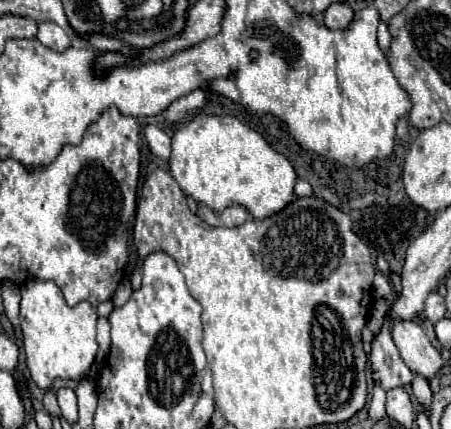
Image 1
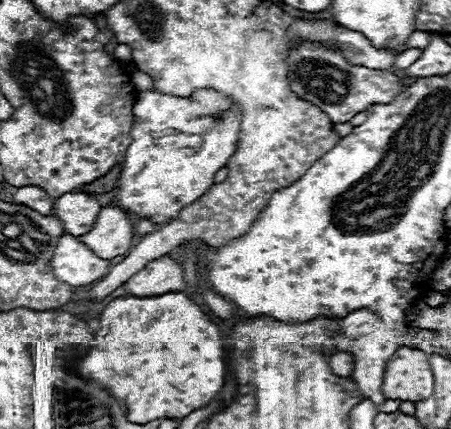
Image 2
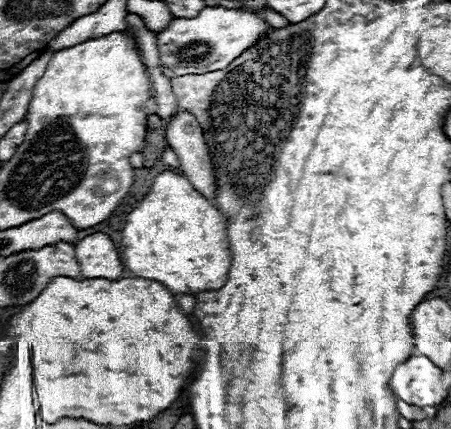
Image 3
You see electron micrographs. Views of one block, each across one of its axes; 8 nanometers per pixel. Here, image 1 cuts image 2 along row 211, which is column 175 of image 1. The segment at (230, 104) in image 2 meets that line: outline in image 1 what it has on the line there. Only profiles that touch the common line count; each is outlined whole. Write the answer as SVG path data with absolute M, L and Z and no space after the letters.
M200 114L176 124L168 166L180 190L214 212L240 204L262 220L280 212L294 198L296 172L292 164L234 116Z

